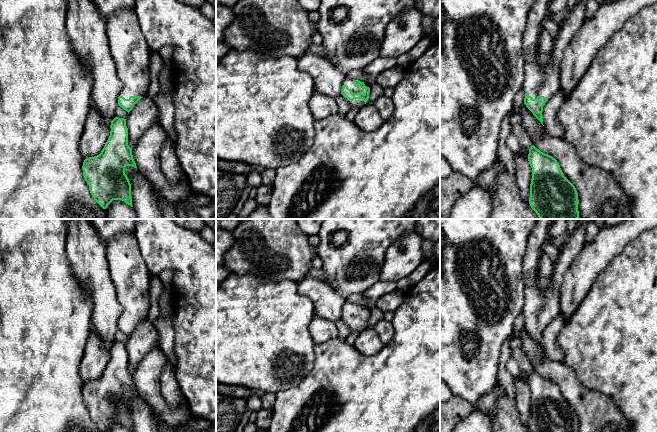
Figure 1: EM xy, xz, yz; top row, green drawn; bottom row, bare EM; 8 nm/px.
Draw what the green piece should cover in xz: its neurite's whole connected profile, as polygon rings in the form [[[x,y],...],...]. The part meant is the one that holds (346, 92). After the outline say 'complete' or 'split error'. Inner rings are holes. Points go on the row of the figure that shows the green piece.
[[[345,78],[341,94],[345,97],[351,108],[362,107],[368,104],[370,88],[359,80]]] | split error

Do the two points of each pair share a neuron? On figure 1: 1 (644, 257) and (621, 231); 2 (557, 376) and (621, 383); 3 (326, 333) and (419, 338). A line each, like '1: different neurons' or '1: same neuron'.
1: different neurons
2: different neurons
3: different neurons

